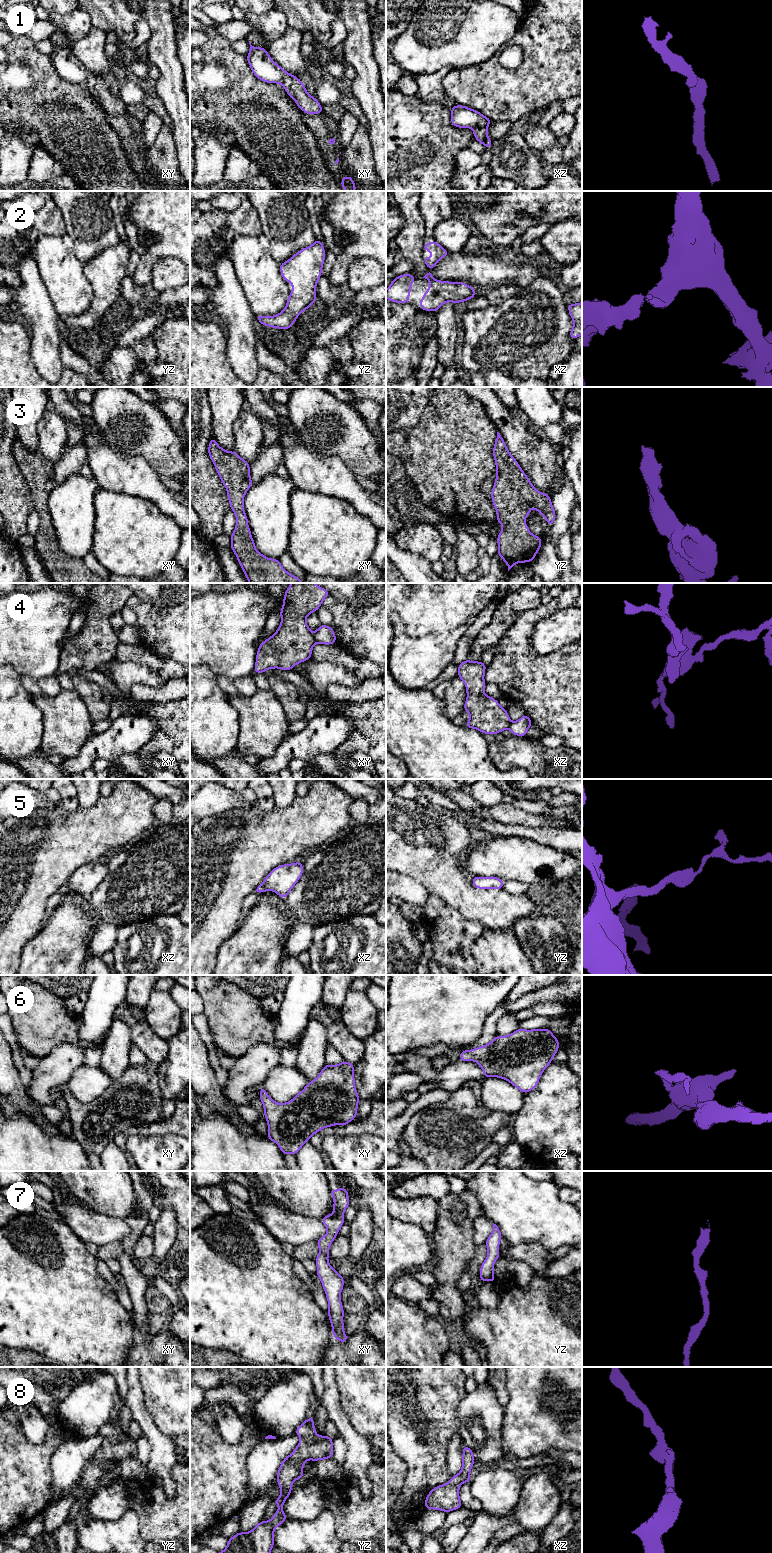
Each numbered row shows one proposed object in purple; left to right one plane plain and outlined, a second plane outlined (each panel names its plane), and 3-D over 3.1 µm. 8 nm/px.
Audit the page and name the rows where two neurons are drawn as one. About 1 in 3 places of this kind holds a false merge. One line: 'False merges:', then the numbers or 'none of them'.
False merges: 4

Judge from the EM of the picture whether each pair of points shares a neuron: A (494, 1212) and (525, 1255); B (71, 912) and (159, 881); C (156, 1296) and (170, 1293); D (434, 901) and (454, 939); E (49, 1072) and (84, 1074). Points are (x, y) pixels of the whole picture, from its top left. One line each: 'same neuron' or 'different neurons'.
A: different neurons
B: same neuron
C: different neurons
D: same neuron
E: different neurons

